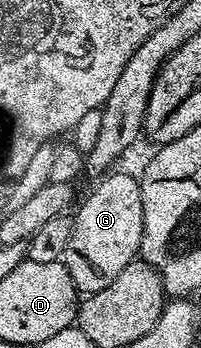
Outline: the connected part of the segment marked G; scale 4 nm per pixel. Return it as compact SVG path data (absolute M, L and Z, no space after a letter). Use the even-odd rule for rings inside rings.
M111 171L97 181L98 184L86 196L86 201L73 213L74 225L68 237L64 263L79 293L89 294L104 290L128 262L132 262L142 250L144 234L144 206L142 186L137 175Z

